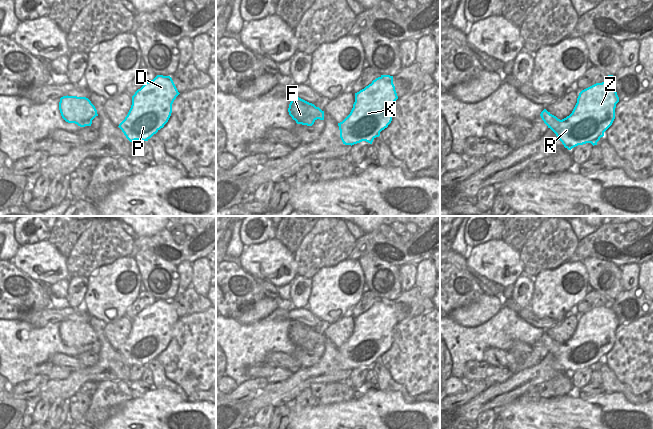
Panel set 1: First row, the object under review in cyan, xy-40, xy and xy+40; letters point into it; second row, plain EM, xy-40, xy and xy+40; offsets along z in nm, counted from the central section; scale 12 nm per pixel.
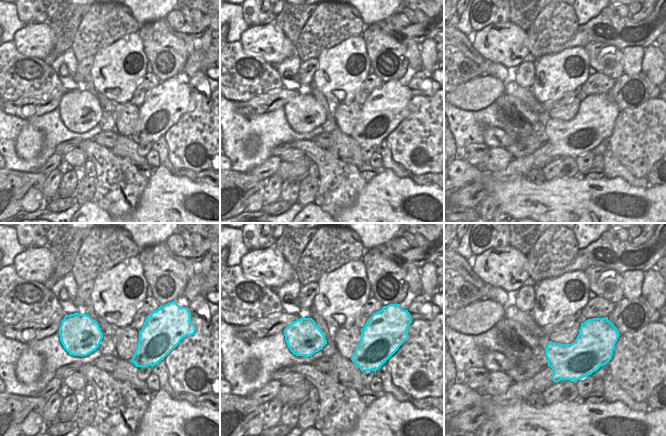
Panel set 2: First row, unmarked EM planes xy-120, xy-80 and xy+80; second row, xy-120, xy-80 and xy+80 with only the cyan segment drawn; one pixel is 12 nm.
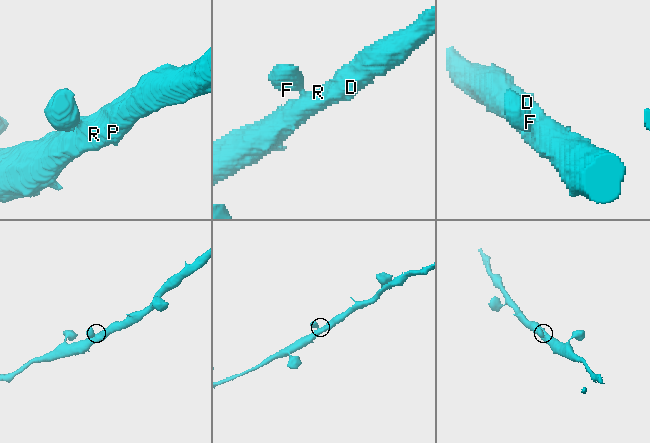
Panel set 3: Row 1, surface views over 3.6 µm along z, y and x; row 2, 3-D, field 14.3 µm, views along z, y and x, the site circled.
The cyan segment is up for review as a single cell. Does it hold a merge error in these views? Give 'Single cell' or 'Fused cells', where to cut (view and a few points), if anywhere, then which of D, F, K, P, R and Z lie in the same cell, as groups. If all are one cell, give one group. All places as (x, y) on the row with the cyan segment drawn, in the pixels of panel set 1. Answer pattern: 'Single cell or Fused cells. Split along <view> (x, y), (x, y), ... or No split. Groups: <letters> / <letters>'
Single cell. No split. Groups: D F K P R Z

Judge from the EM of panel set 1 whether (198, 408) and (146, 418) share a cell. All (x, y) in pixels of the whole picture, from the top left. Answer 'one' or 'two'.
one

